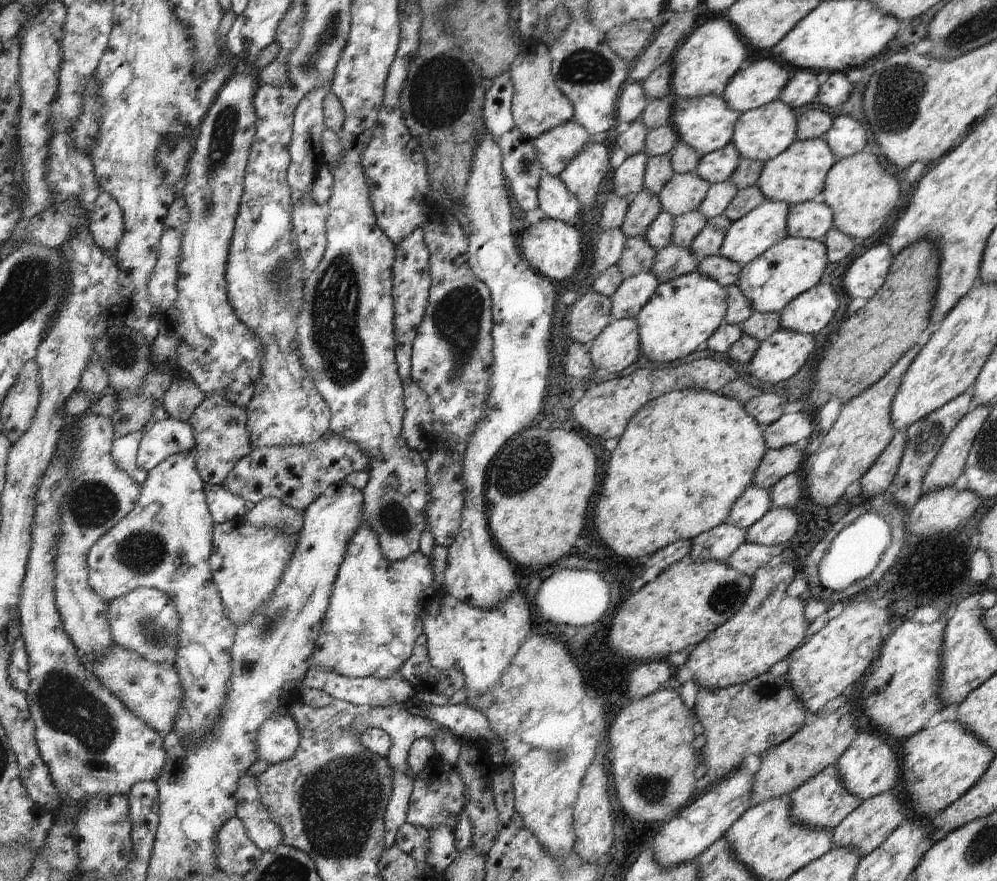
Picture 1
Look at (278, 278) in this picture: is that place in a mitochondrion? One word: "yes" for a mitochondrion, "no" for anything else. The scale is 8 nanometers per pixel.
yes

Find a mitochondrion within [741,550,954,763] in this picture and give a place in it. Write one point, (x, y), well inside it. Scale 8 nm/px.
(765, 690)

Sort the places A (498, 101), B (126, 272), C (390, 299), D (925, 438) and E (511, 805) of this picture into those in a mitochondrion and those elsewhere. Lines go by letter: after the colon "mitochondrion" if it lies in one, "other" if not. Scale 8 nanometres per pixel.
A: other
B: other
C: other
D: mitochondrion
E: other

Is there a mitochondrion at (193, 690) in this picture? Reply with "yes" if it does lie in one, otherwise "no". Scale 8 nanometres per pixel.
no

